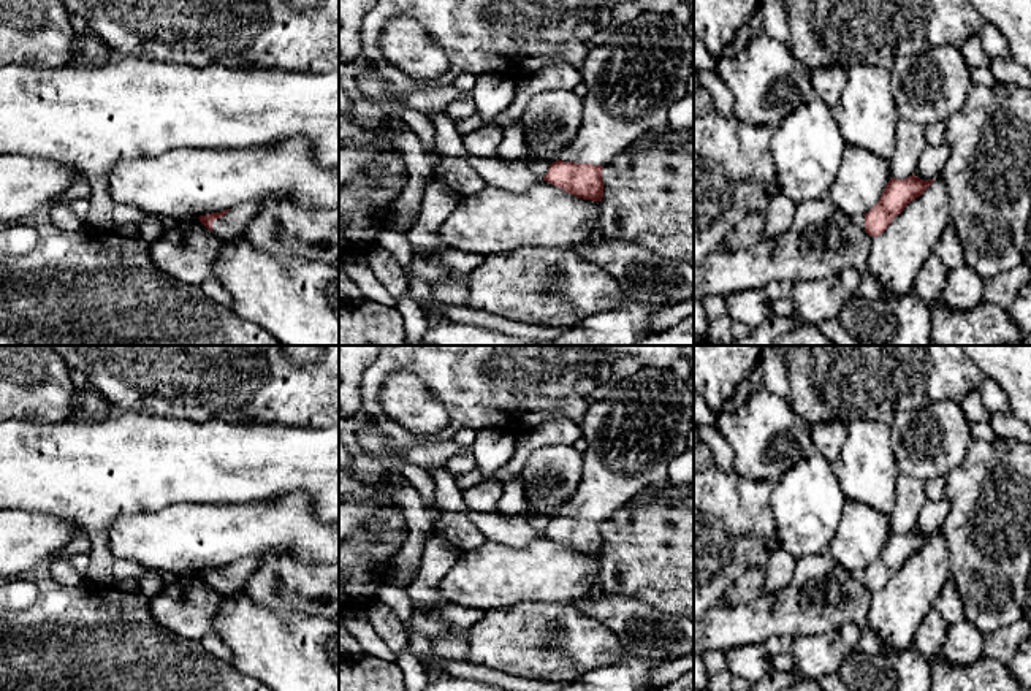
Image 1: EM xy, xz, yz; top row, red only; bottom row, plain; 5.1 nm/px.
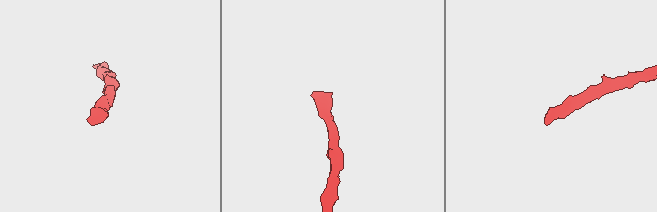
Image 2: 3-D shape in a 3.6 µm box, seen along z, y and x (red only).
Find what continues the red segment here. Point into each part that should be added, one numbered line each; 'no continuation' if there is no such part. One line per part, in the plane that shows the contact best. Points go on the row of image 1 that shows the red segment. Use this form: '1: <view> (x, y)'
1: xz (642, 68)

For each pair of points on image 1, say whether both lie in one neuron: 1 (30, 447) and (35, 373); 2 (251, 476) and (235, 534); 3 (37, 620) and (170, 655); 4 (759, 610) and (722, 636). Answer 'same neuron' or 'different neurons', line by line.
1: different neurons
2: different neurons
3: same neuron
4: same neuron

